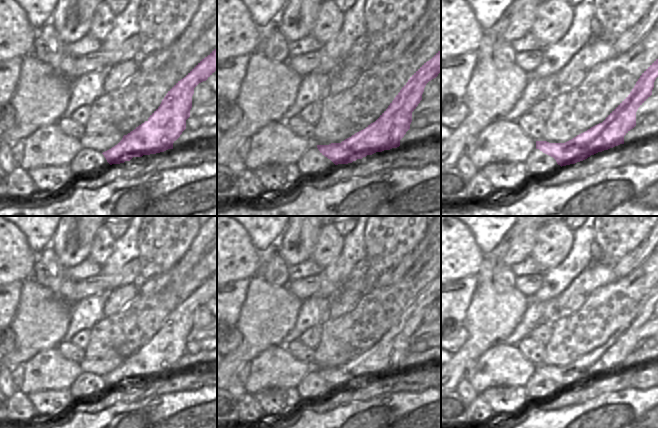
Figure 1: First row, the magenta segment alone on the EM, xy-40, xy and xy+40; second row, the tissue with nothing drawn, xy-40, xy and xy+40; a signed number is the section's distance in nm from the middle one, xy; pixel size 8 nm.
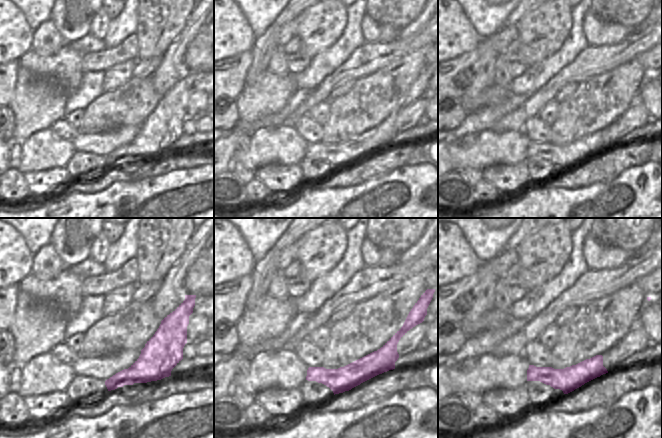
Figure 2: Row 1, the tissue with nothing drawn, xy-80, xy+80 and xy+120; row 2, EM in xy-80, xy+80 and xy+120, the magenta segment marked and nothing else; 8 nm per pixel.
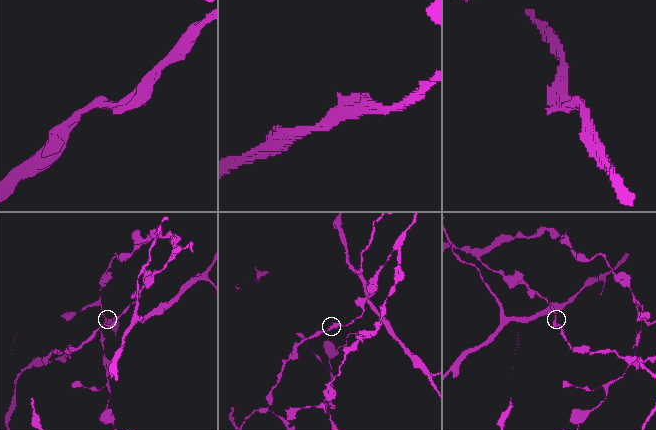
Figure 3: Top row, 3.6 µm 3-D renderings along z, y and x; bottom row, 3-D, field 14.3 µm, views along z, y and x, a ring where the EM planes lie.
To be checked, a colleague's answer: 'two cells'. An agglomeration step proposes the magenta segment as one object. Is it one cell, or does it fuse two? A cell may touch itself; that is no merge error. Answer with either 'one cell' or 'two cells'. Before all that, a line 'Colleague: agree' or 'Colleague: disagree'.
Colleague: agree
two cells

